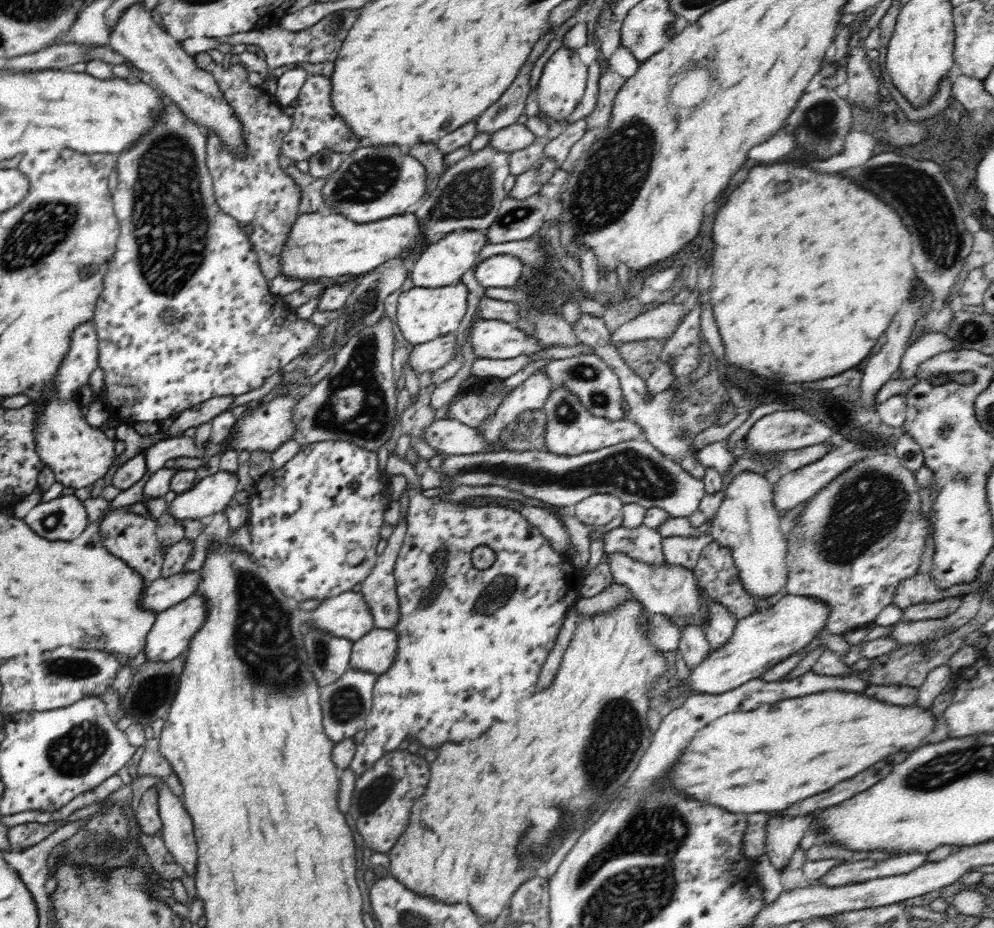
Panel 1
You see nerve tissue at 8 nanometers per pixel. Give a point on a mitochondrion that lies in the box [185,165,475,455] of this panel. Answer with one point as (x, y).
(371, 422)

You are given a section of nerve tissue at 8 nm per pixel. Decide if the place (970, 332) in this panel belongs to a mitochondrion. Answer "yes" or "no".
yes

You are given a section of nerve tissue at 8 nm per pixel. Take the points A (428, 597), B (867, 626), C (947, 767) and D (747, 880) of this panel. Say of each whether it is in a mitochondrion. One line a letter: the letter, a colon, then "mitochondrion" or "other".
A: mitochondrion
B: other
C: mitochondrion
D: other

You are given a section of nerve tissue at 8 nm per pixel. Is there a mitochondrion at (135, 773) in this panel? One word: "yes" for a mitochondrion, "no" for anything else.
no

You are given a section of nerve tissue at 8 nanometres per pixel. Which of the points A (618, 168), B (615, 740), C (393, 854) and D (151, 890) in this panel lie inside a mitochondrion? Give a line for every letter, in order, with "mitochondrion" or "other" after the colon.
A: mitochondrion
B: mitochondrion
C: other
D: other

